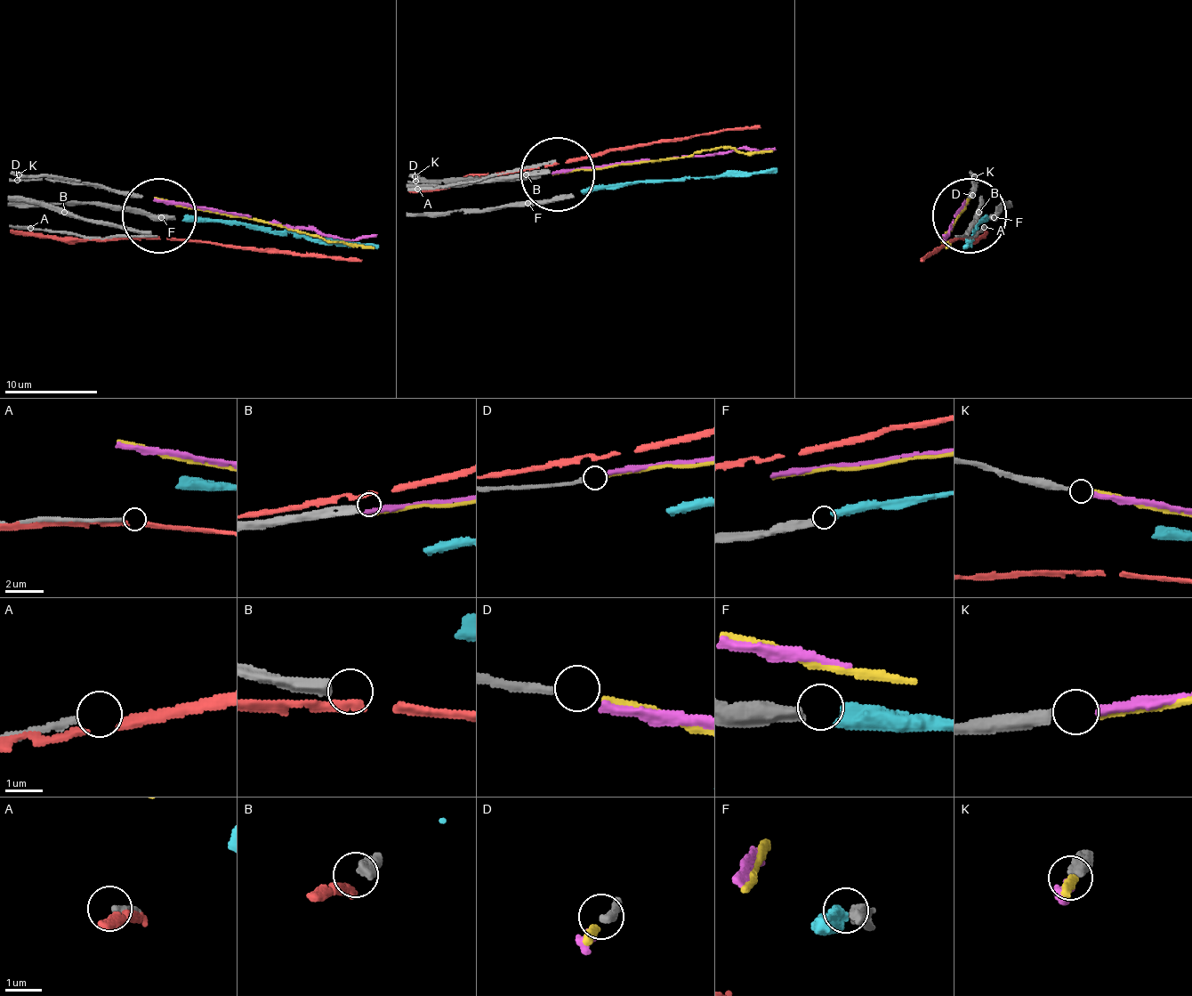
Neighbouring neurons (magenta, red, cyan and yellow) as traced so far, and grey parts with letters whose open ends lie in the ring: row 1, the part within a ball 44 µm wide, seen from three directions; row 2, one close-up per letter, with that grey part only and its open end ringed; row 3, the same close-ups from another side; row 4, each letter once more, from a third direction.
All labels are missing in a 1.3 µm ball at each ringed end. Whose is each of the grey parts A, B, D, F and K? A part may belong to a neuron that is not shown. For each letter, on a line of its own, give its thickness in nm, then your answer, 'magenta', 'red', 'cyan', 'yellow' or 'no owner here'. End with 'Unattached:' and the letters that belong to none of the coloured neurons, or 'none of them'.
A: calibre 180 nm; no owner here
B: calibre 340 nm; no owner here
D: calibre 200 nm; yellow
F: calibre 360 nm; cyan
K: calibre 280 nm; magenta
Unattached: A, B

